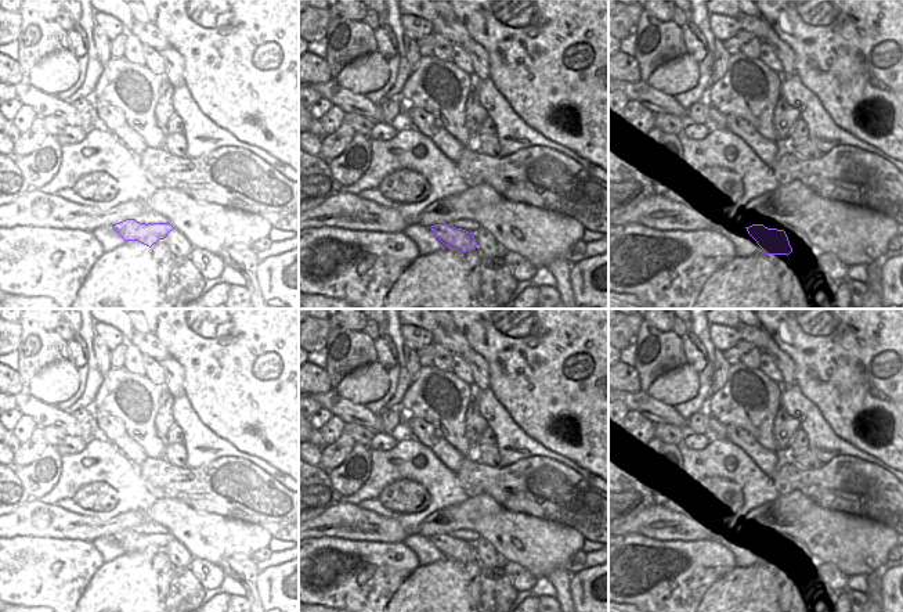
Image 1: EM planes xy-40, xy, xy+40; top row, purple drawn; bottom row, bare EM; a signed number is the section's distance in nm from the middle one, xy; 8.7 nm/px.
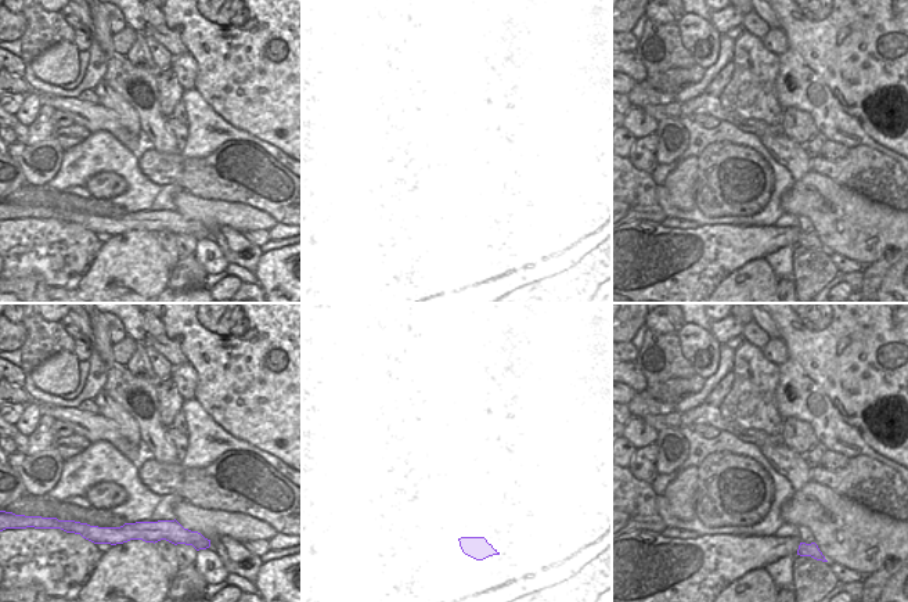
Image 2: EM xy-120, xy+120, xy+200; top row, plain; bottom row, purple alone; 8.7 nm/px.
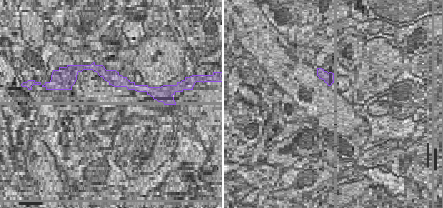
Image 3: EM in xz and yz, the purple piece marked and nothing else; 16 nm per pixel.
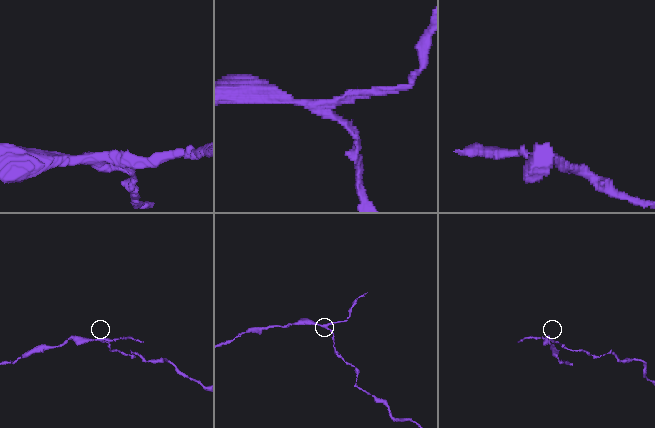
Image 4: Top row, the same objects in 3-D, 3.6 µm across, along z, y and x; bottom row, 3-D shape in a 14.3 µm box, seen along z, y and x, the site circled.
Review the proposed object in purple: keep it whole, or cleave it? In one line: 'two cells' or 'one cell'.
two cells

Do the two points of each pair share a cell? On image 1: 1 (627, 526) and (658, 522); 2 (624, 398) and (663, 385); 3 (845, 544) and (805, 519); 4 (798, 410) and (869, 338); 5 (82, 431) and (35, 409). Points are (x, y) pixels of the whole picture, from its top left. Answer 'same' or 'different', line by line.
1: same
2: different
3: same
4: different
5: same

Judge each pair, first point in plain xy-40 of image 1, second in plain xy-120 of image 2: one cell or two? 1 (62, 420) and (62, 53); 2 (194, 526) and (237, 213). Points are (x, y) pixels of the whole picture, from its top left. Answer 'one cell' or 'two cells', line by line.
1: two cells
2: one cell

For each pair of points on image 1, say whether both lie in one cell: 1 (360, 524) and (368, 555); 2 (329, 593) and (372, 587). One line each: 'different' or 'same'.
1: different
2: same

